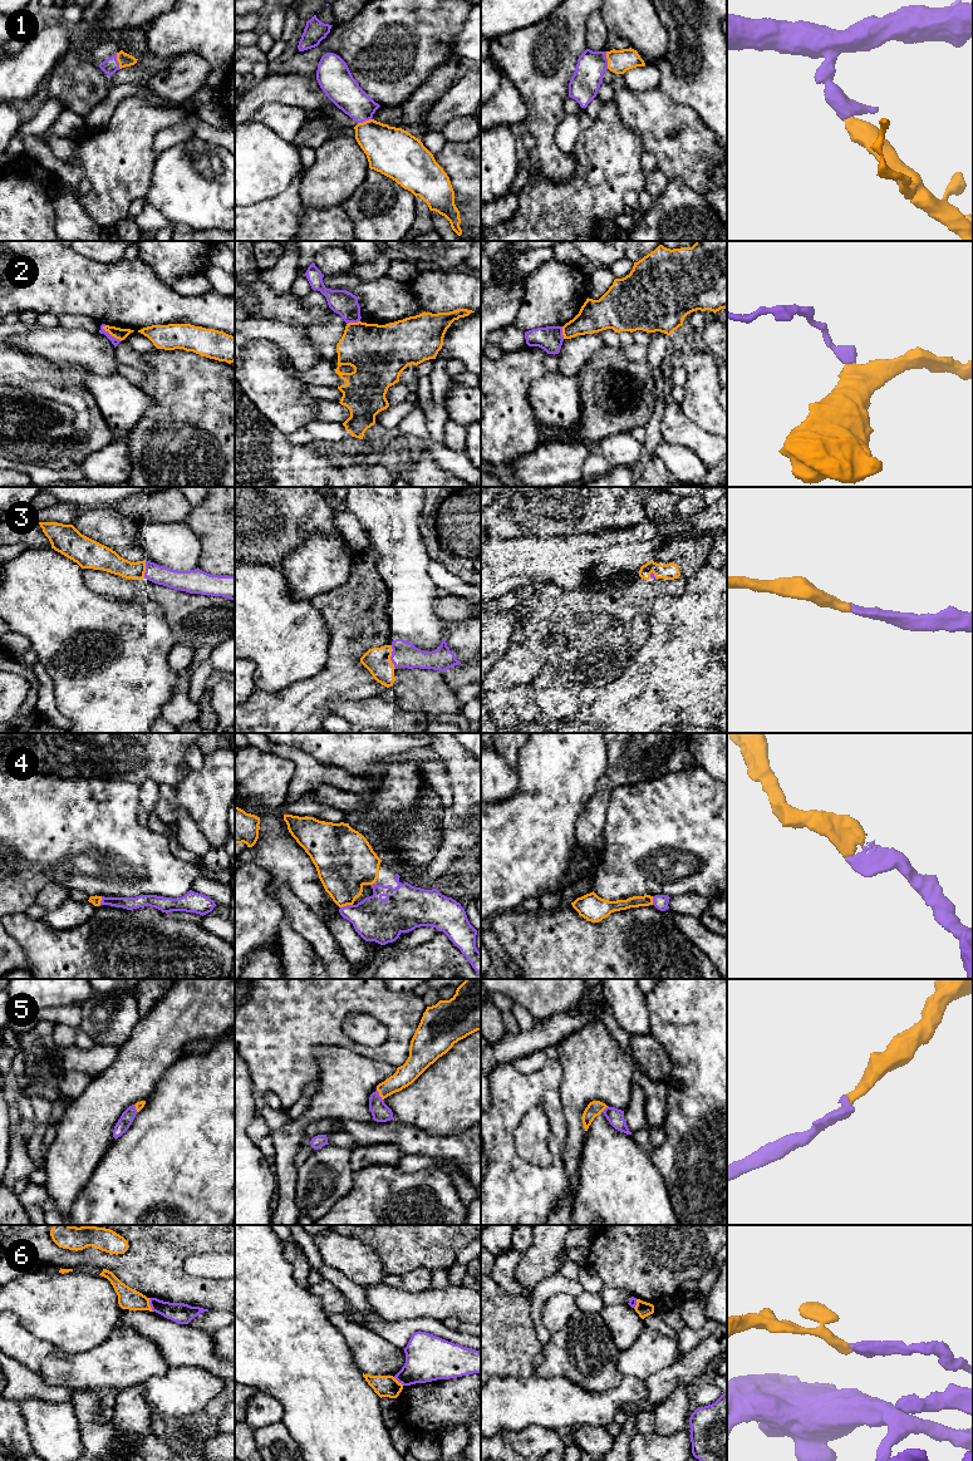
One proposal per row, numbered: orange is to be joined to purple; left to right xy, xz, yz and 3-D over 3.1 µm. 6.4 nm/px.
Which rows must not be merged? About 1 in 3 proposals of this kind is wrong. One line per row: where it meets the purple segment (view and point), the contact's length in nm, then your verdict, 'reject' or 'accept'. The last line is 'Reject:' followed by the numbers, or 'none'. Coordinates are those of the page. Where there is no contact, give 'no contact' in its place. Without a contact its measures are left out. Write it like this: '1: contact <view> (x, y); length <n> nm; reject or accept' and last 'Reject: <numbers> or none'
1: contact yz (607, 60); length 110 nm; accept
2: contact xy (111, 335); length 160 nm; reject
3: contact xz (391, 657); length 150 nm; accept
4: contact xz (347, 905); length 80 nm; accept
5: contact xz (378, 1095); length 80 nm; accept
6: contact xy (150, 1304); length 90 nm; reject
Reject: 2, 6

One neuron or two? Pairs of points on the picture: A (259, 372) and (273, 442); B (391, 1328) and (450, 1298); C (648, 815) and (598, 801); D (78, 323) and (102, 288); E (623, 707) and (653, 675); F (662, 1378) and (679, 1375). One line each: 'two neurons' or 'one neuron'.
A: two neurons
B: two neurons
C: two neurons
D: two neurons
E: one neuron
F: one neuron

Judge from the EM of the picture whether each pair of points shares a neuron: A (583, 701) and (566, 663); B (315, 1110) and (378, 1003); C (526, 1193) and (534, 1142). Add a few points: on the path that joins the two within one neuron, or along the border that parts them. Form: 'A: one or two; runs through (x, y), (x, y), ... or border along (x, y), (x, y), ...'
A: two; border along (595, 687), (581, 687), (574, 693)
B: two; border along (322, 1044), (348, 1047), (362, 1056), (378, 1061)
C: two; border along (514, 1139), (525, 1160), (551, 1165)

